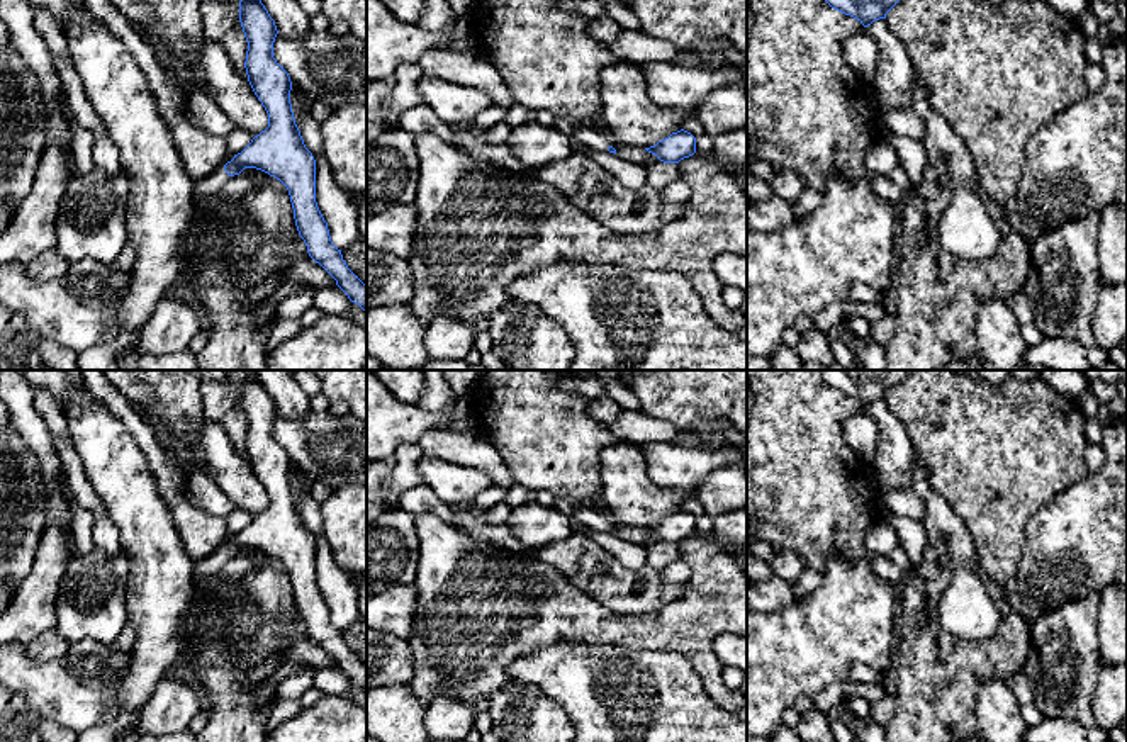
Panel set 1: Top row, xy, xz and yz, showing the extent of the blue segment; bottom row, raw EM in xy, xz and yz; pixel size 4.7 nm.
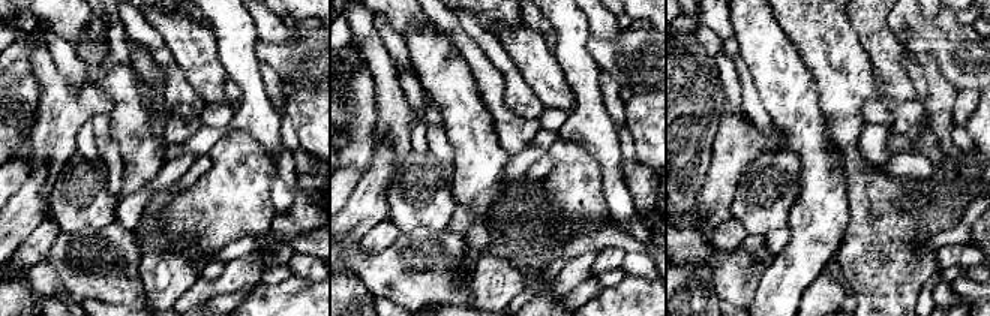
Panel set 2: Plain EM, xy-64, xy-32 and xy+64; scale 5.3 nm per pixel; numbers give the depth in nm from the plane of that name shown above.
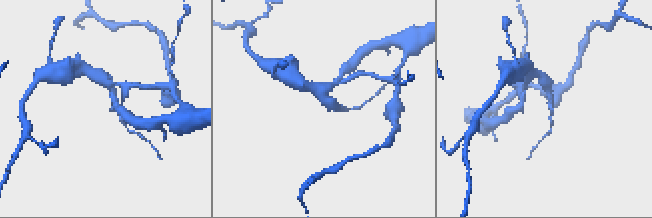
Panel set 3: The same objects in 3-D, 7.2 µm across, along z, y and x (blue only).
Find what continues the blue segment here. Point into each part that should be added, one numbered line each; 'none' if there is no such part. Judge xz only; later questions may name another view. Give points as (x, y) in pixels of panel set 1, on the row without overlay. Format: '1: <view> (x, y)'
1: xz (586, 517)

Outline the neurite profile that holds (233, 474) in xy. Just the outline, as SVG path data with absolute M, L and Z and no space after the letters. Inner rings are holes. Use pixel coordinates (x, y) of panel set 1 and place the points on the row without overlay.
M204 416L197 436L209 477L239 508L253 518L268 508L268 494L221 423Z

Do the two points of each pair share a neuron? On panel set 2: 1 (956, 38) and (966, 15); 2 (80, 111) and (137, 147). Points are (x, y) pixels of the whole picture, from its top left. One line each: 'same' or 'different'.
1: different
2: different

